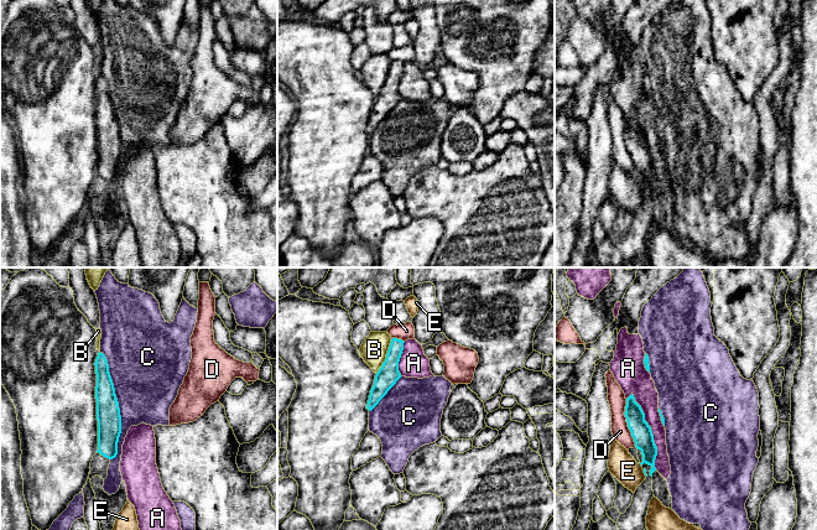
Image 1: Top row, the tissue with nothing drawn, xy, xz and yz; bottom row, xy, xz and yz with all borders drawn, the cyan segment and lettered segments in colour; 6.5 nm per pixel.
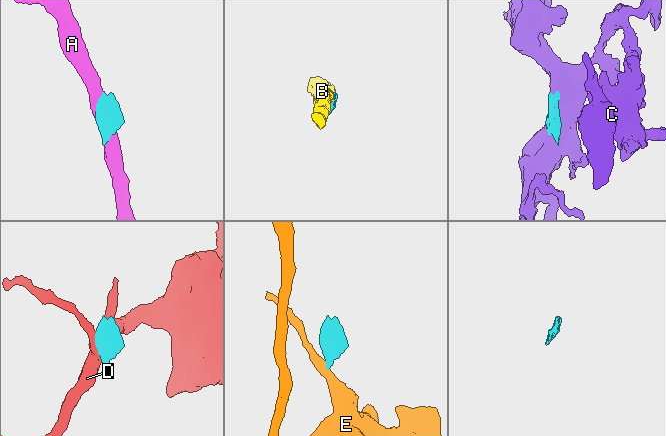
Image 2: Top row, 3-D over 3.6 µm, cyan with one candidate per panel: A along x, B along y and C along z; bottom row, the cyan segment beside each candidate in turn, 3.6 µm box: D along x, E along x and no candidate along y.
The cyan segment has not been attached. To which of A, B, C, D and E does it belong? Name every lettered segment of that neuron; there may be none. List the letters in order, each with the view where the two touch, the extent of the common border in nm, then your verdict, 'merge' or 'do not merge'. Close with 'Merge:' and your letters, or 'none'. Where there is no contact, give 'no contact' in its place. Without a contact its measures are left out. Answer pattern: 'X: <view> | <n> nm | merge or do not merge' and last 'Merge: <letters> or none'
A: yz | 550 nm | do not merge
B: xz | 260 nm | do not merge
C: xy | 700 nm | do not merge
D: yz | 320 nm | do not merge
E: yz | 50 nm | do not merge
Merge: none

